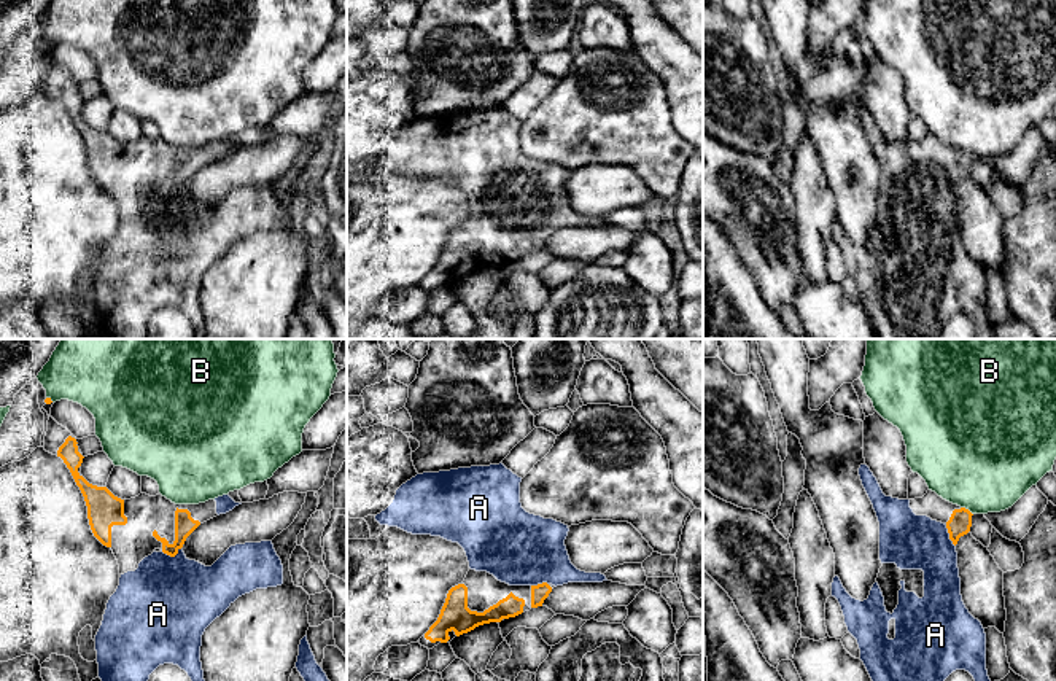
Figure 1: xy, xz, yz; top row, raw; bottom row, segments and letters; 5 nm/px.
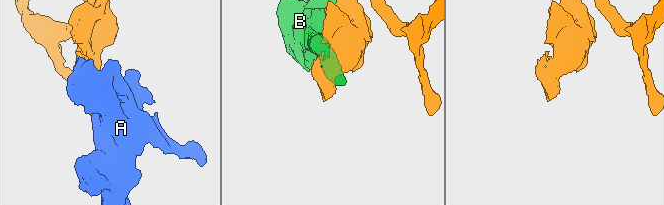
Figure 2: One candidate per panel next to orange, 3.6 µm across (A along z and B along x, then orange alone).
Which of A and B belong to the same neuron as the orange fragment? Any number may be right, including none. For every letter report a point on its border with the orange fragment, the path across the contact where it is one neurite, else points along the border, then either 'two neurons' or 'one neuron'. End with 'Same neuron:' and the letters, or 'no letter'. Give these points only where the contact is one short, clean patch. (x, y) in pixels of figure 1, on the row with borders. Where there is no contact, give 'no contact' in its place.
A: meets orange in xy at (170, 556); one neuron
B: meets orange in yz at (967, 509); two neurons
Same neuron: A

